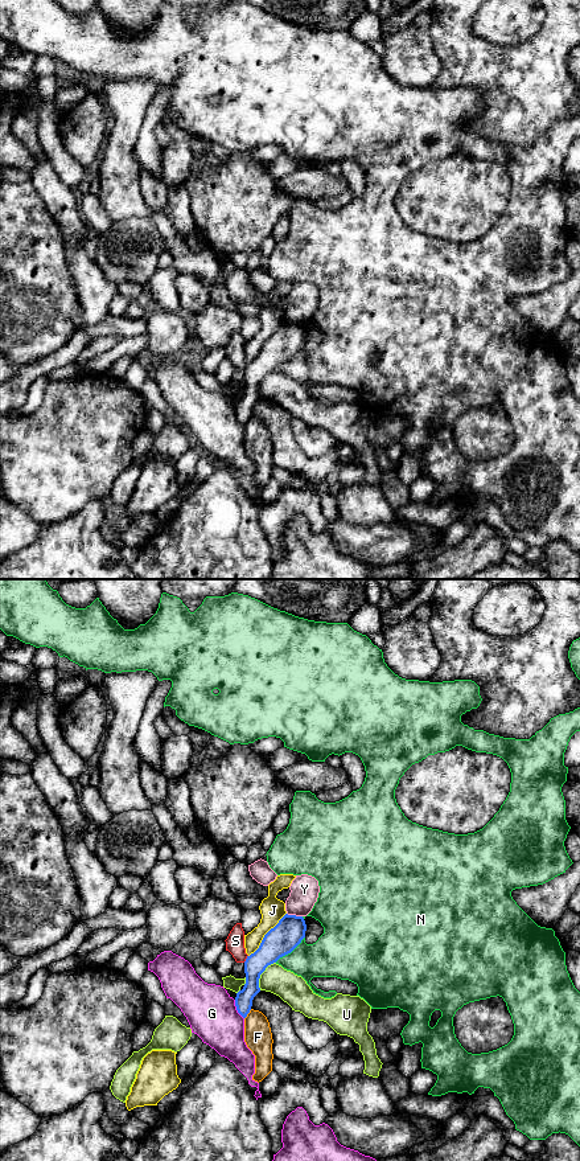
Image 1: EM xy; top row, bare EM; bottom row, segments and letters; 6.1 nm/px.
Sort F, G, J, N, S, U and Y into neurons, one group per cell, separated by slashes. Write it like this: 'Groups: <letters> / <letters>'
Groups: F / G / J / N / S / U / Y

